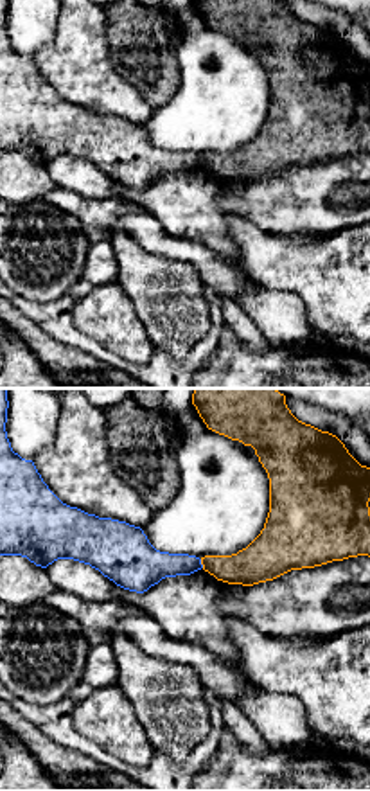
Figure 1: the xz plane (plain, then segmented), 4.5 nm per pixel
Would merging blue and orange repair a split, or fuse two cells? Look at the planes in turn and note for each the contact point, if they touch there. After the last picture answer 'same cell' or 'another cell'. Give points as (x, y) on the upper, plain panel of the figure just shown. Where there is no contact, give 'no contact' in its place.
(200, 160)

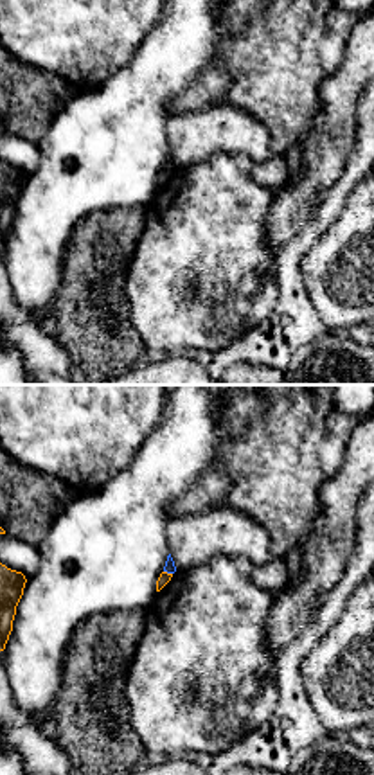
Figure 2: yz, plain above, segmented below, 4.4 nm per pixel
(168, 169)

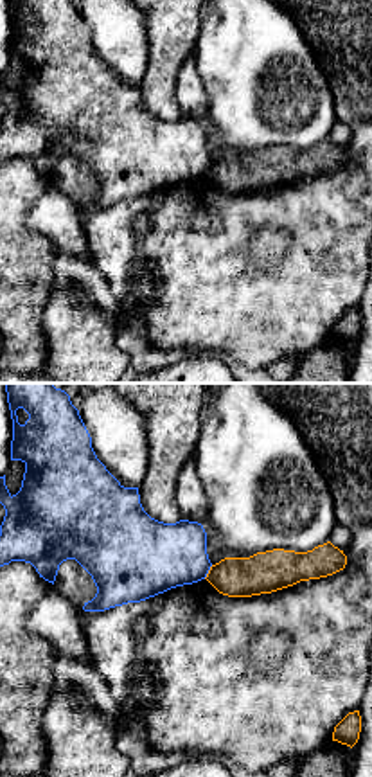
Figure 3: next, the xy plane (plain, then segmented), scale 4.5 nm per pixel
(207, 169)

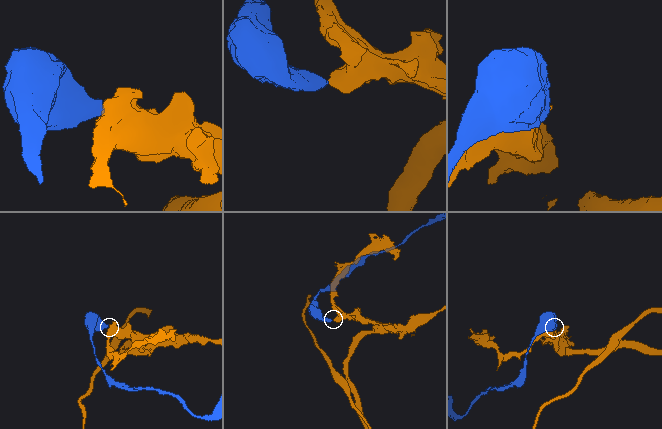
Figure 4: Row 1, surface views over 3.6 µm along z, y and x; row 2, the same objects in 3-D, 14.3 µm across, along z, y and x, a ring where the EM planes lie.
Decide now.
another cell

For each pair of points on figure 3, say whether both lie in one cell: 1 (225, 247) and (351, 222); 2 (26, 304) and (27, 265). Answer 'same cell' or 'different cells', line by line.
1: same cell
2: same cell

